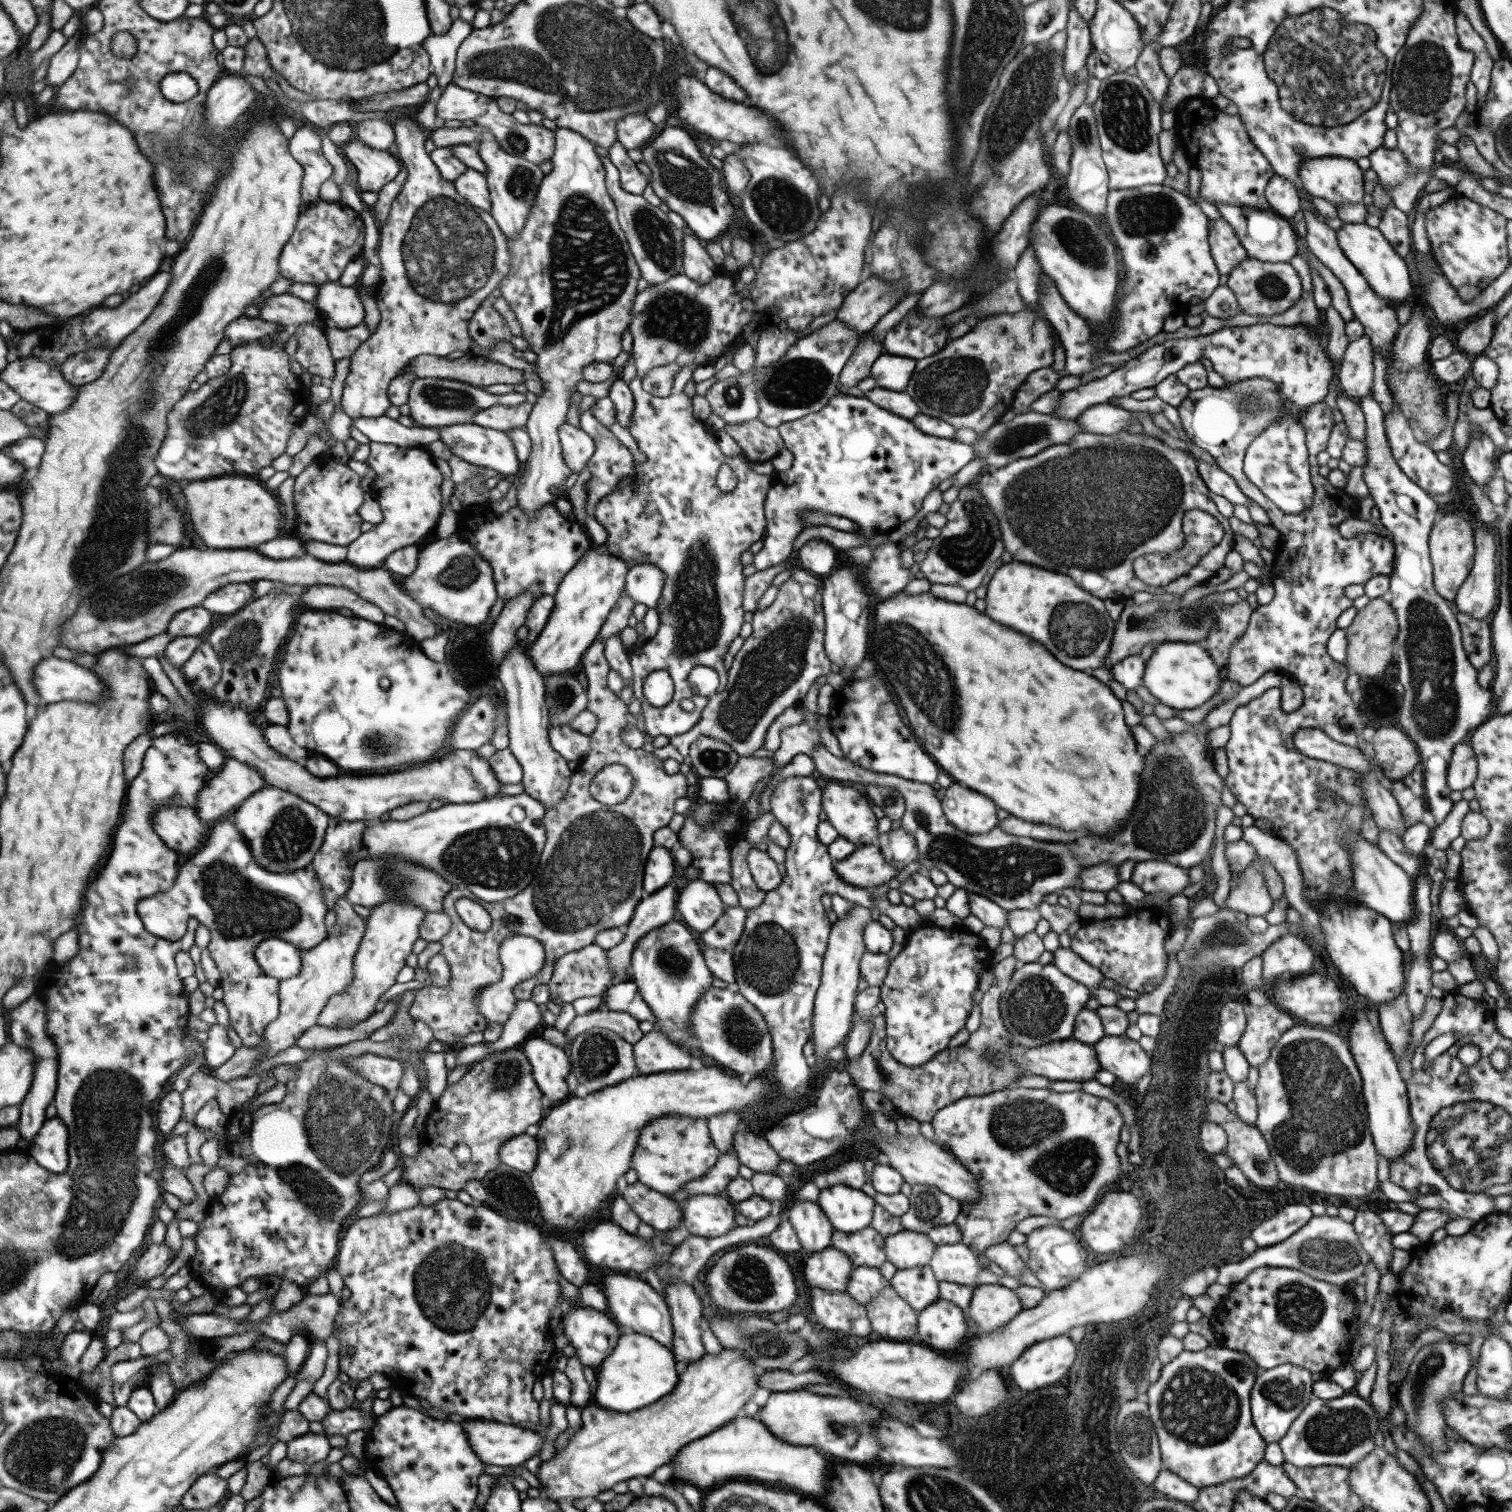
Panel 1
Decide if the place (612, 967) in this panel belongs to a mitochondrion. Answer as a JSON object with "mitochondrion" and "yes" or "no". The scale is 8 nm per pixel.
{"mitochondrion":"no"}

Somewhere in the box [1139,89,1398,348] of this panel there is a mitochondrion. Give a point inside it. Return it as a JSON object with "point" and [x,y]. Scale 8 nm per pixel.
{"point":[1271,287]}

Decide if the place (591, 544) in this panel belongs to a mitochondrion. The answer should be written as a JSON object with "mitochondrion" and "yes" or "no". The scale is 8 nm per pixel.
{"mitochondrion":"no"}

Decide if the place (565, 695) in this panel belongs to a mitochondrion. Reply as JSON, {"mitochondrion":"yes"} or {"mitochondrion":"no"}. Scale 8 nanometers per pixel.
{"mitochondrion":"yes"}

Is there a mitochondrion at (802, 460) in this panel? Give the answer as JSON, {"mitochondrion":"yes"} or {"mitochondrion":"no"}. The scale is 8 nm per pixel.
{"mitochondrion":"no"}

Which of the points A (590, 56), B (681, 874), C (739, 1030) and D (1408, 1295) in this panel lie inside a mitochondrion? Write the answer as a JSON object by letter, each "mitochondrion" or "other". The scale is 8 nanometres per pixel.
{"A":"mitochondrion","B":"other","C":"mitochondrion","D":"other"}

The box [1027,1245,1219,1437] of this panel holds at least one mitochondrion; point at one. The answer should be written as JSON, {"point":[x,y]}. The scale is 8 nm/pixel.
{"point":[1139,1372]}

